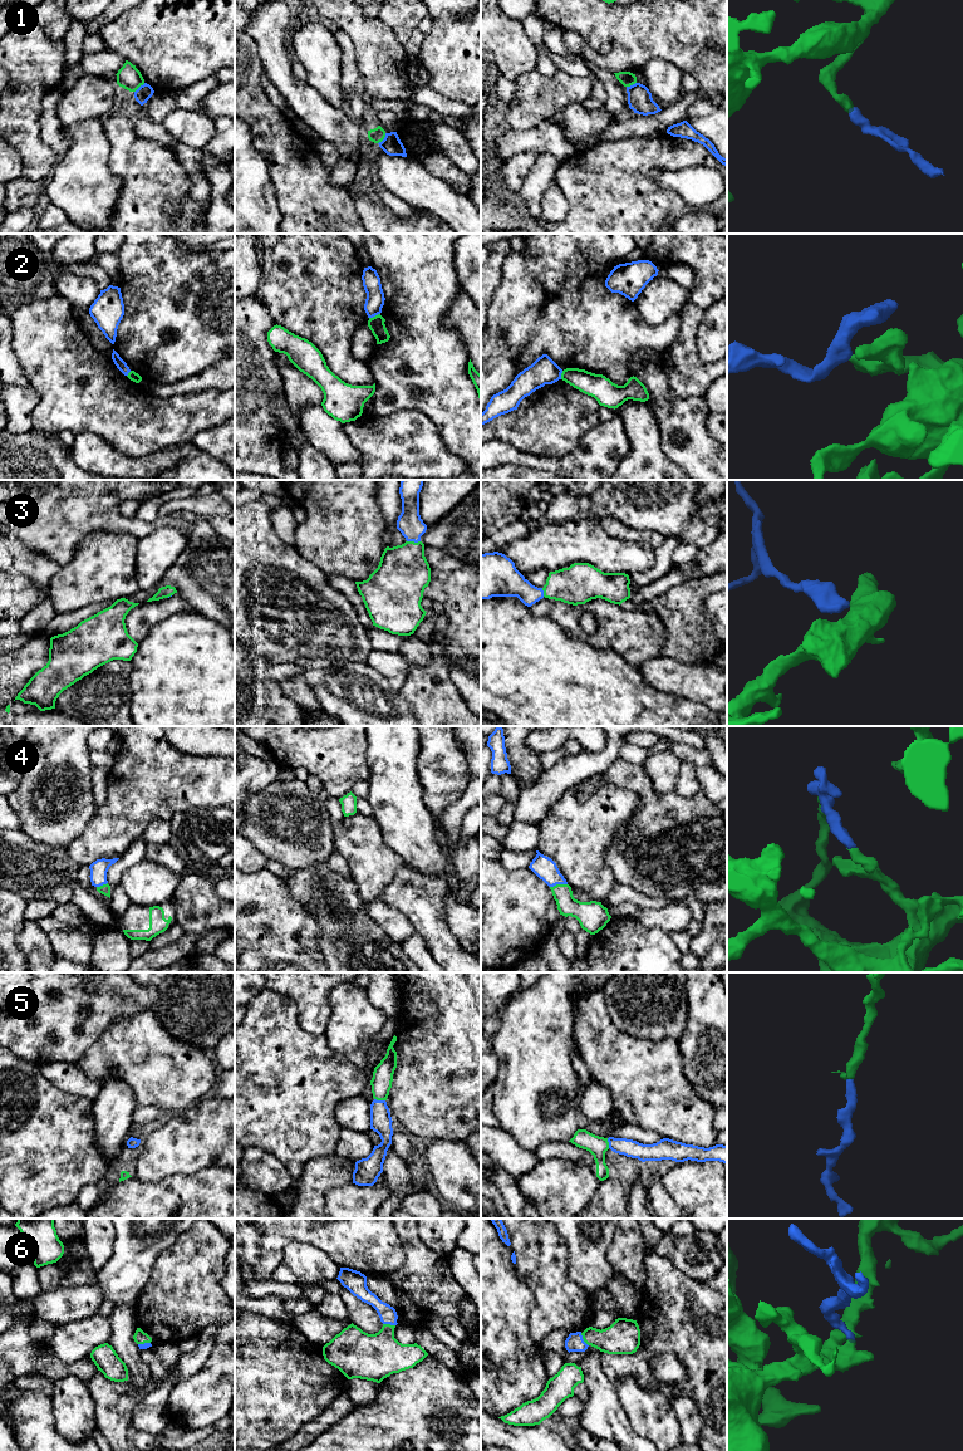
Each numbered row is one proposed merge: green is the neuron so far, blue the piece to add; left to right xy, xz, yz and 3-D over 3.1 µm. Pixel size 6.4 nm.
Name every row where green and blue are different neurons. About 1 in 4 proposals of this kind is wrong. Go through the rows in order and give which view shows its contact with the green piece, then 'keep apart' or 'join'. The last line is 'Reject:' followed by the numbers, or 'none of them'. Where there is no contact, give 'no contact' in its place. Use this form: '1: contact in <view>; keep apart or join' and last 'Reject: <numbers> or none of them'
1: contact in xz; keep apart
2: contact in xz; keep apart
3: contact in xz; join
4: contact in yz; join
5: contact in xz; join
6: contact in yz; join
Reject: 1, 2

